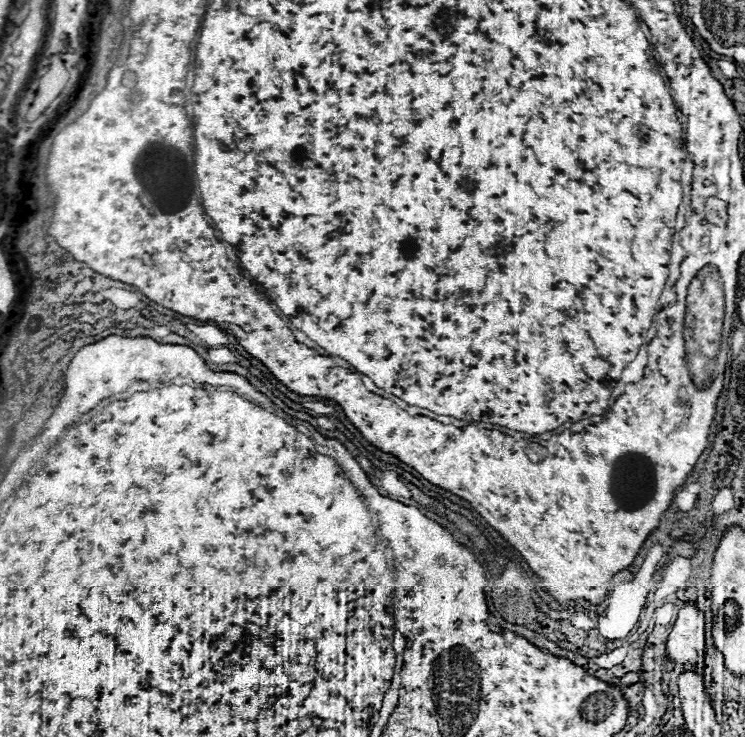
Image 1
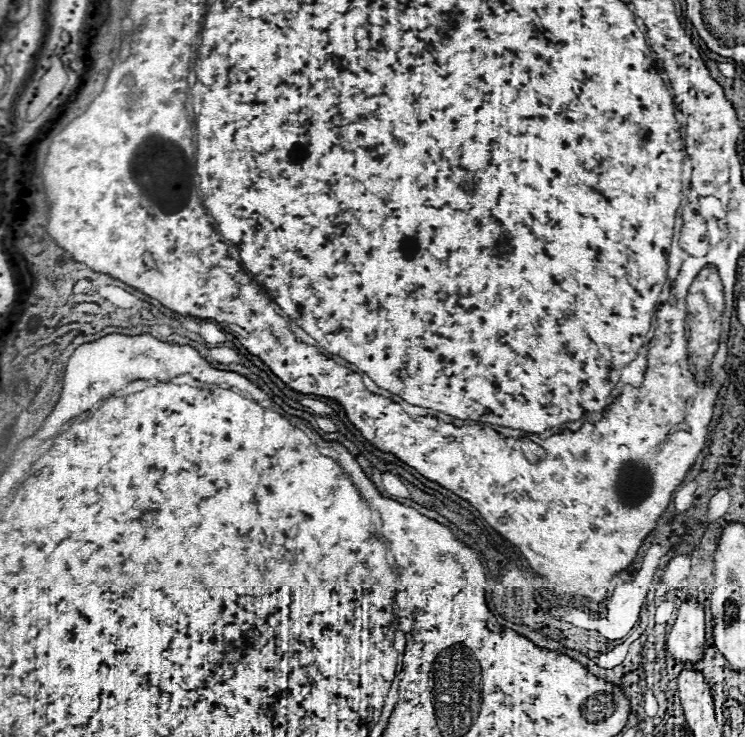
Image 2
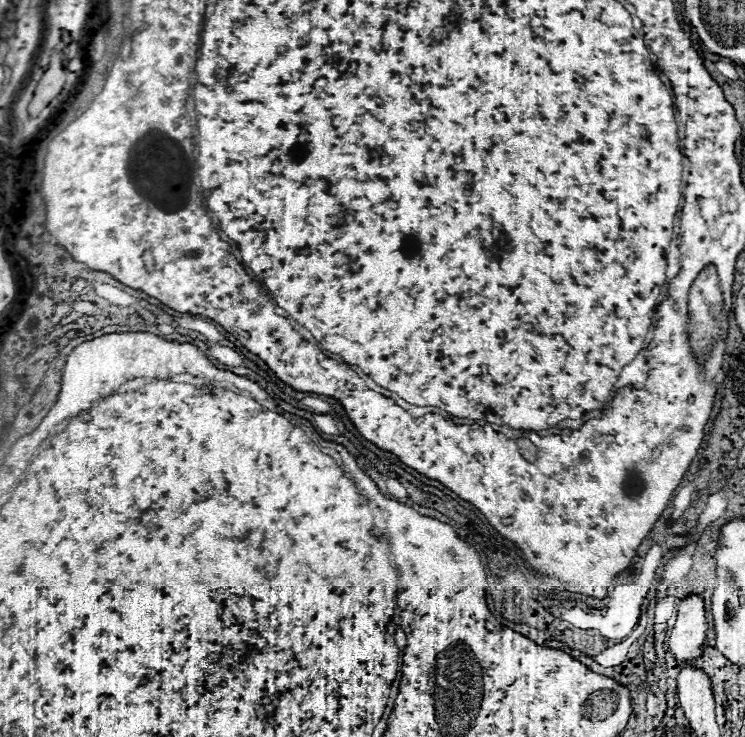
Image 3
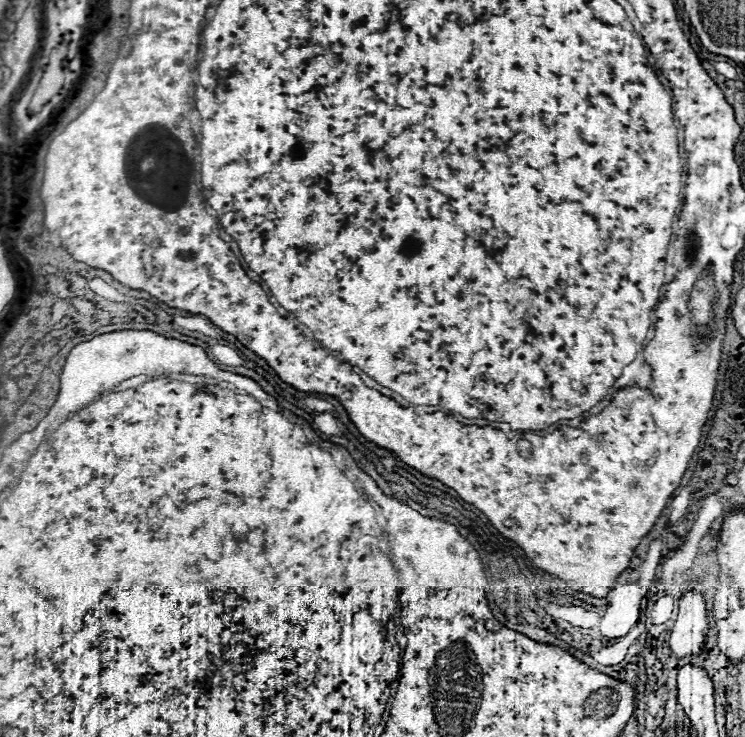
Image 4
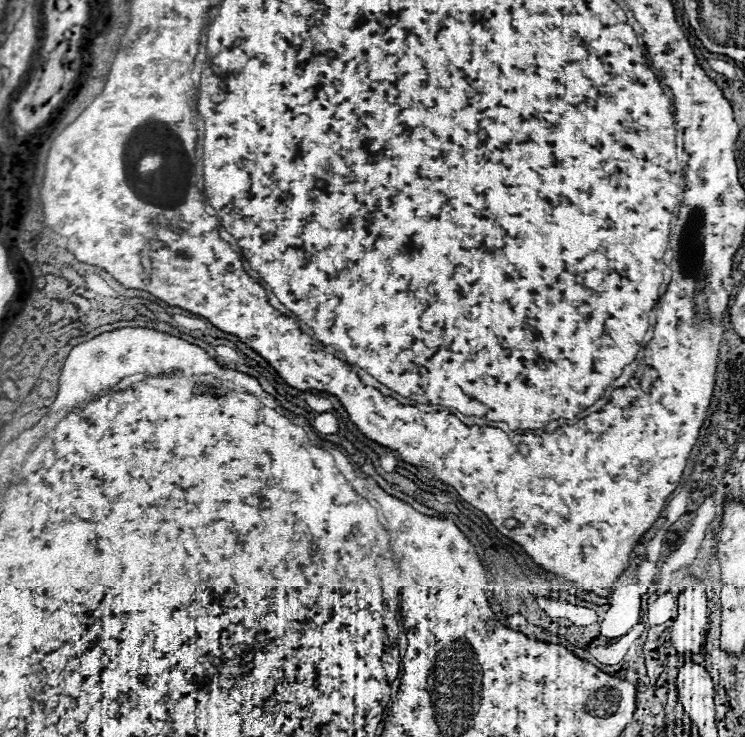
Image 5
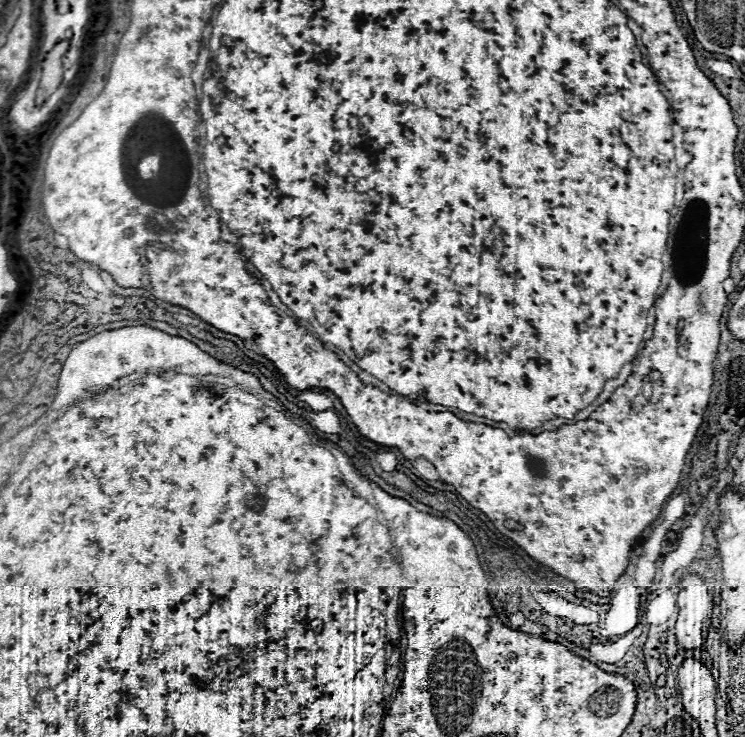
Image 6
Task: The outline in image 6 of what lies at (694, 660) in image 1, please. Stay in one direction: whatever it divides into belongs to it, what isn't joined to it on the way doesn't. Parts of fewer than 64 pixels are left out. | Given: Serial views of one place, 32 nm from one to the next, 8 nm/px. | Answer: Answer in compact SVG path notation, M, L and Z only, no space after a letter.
M686 576L678 592L680 616L674 626L676 646L680 650L698 650L710 628L712 604L706 584L698 576Z

